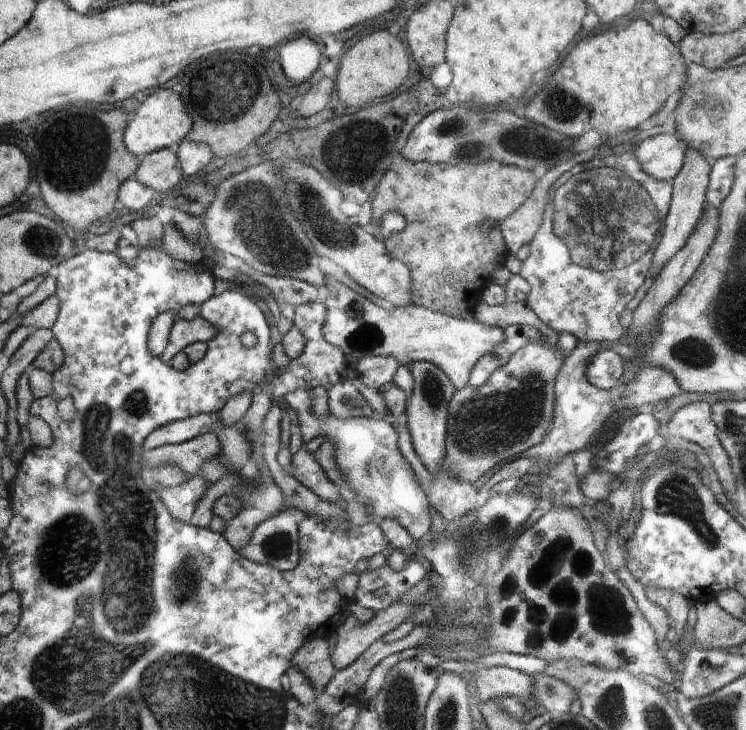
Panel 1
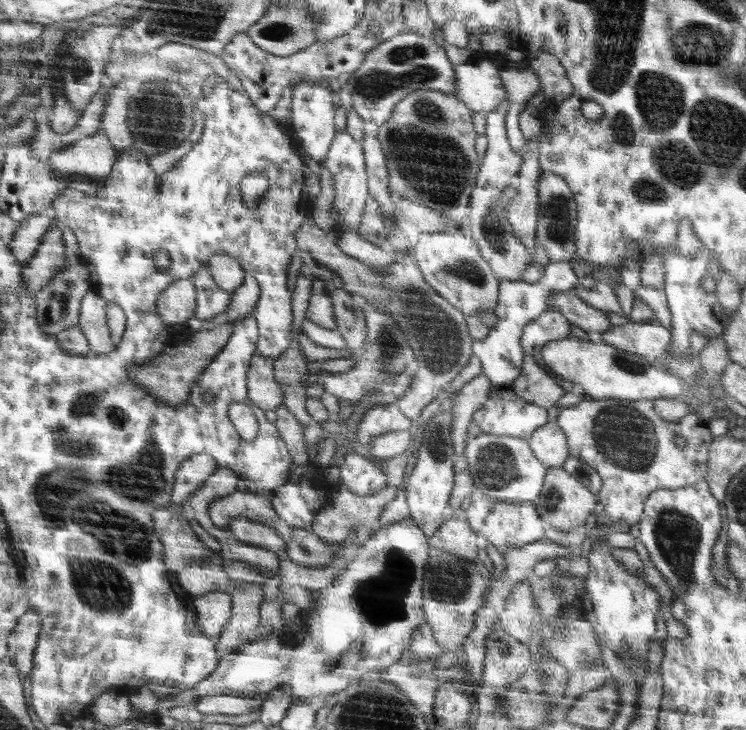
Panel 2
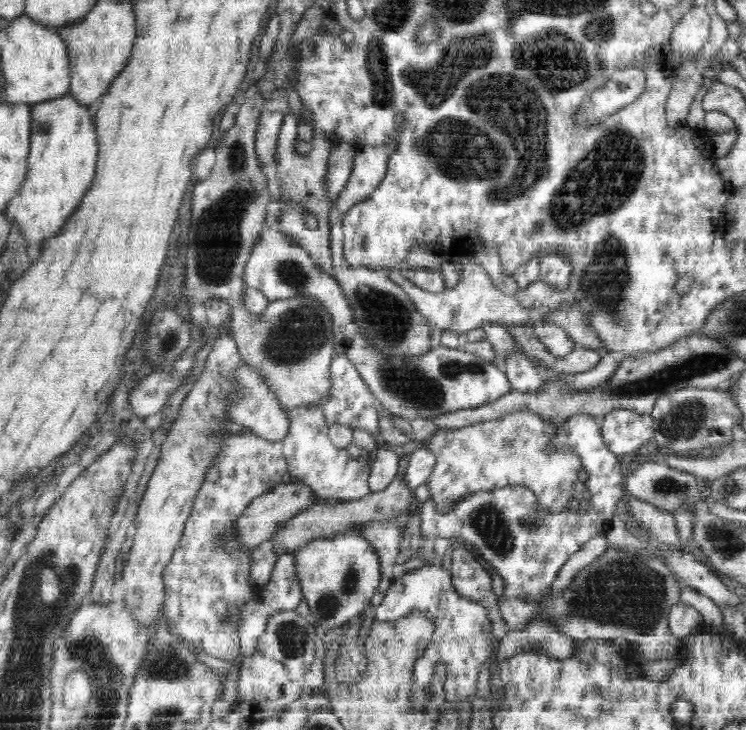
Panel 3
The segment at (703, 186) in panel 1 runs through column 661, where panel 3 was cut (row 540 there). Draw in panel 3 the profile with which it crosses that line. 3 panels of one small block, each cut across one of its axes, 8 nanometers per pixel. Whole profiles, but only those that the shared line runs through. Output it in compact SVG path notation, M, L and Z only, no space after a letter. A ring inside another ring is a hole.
M282 483L275 486L271 491L255 498L244 510L244 514L236 520L239 548L252 550L258 544L270 540L287 521L290 521L290 518L317 503L319 503L318 496L303 483Z

